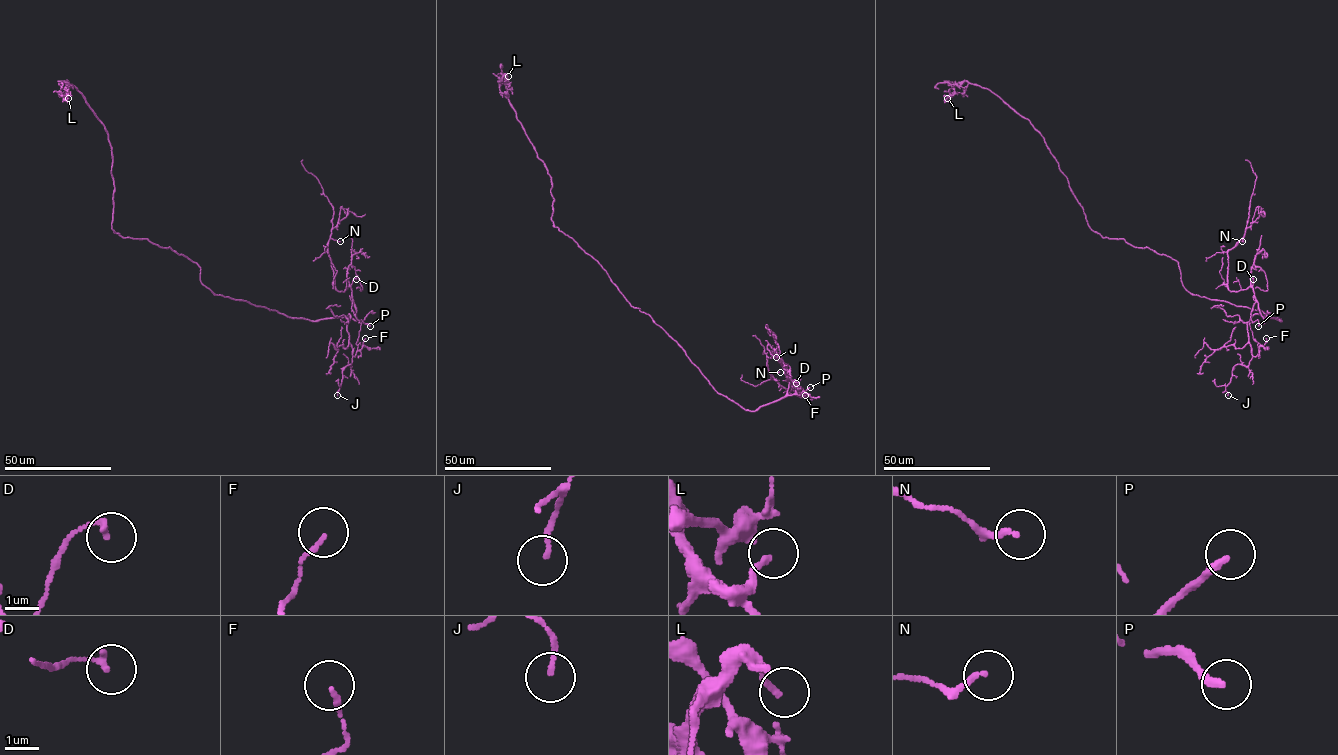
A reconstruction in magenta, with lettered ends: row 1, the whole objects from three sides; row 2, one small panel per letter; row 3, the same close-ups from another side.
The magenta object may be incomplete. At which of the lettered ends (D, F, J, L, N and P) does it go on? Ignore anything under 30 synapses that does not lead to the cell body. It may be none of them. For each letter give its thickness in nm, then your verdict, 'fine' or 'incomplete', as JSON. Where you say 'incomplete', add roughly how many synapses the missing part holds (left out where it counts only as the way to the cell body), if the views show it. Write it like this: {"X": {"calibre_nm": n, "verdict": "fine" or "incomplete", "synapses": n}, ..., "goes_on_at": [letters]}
{"D": {"calibre_nm": 170, "verdict": "fine"}, "F": {"calibre_nm": 140, "verdict": "fine"}, "J": {"calibre_nm": 140, "verdict": "fine"}, "L": {"calibre_nm": 180, "verdict": "fine"}, "N": {"calibre_nm": 170, "verdict": "fine"}, "P": {"calibre_nm": 240, "verdict": "incomplete"}, "goes_on_at": ["P"]}

